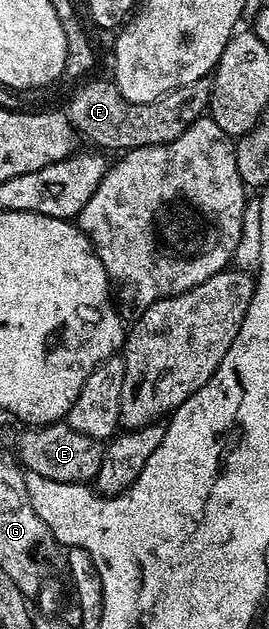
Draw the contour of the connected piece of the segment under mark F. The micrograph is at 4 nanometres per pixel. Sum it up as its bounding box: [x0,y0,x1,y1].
[65,76,211,151]

